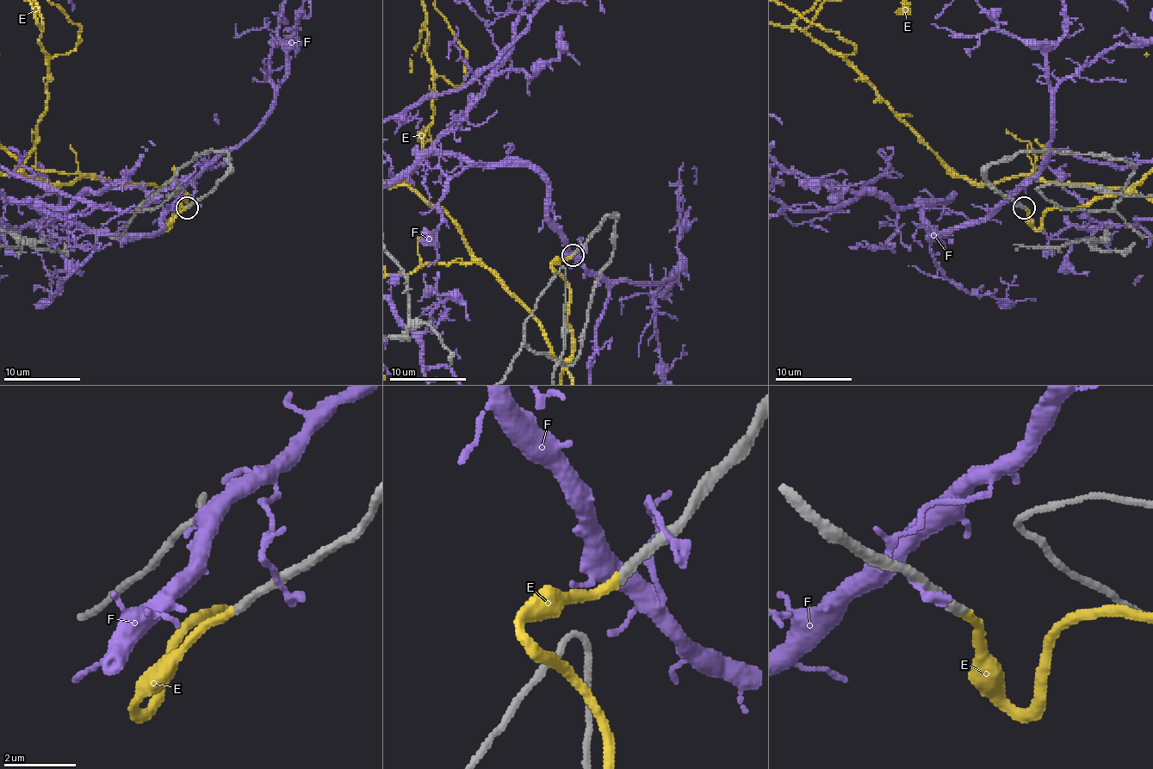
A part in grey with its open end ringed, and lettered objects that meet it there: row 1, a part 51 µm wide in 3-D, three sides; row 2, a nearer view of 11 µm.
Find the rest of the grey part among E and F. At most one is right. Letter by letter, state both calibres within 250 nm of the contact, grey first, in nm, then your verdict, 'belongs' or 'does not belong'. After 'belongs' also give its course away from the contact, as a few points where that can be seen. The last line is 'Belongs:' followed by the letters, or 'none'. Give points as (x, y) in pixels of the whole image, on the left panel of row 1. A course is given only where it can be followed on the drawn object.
E: 280 nm thick on the grey side, 240 nm on the other; belongs
F: 280 nm thick on the grey side, 240 nm on the other; does not belong
Belongs: E

